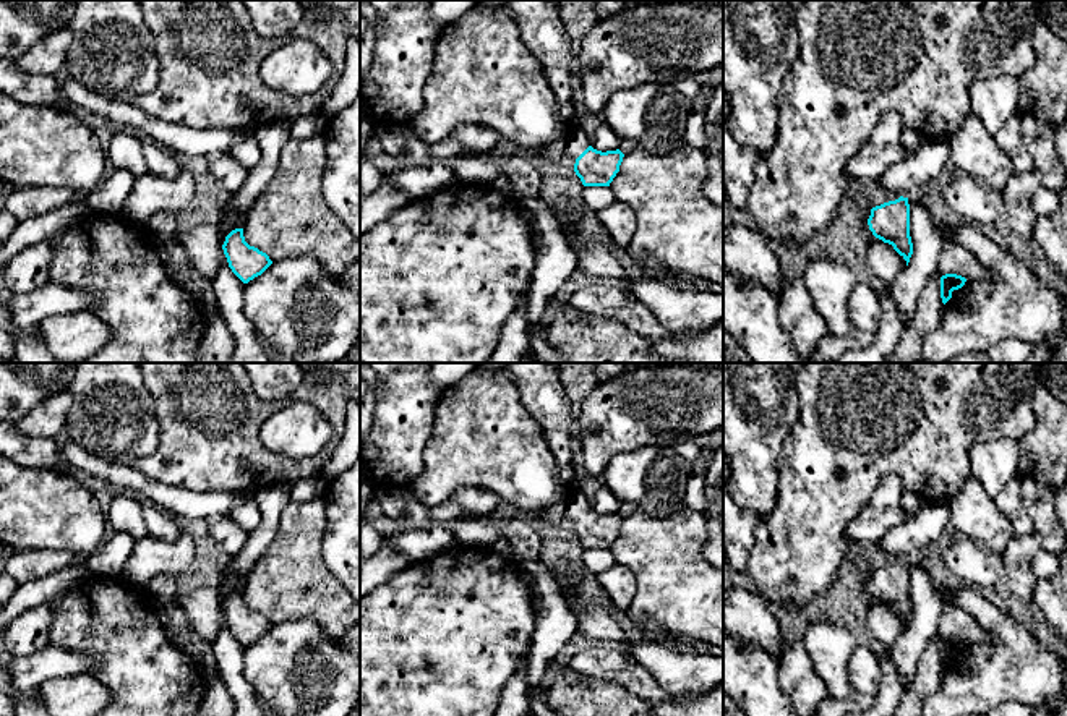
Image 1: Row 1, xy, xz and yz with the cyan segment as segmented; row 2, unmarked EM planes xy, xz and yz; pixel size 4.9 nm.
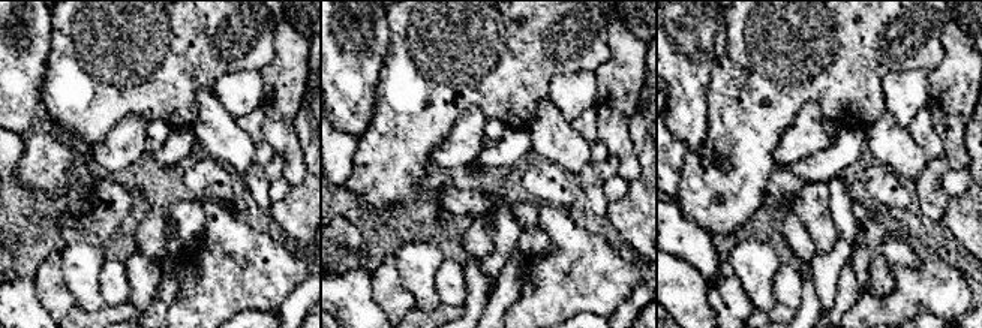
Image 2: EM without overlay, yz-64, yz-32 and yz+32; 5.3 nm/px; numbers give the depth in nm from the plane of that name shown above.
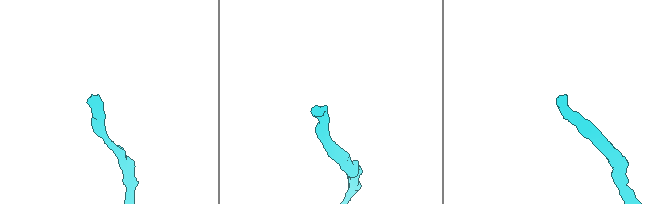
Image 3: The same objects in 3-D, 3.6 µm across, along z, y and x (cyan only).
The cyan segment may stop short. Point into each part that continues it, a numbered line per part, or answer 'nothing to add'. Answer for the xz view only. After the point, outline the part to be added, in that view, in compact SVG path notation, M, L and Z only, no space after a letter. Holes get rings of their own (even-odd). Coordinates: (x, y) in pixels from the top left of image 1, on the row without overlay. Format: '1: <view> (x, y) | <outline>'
1: xz (540, 386) | M503 363L516 382L521 402L540 424L563 476L563 496L551 507L538 512L542 522L556 528L564 520L577 522L589 509L577 479L572 476L572 403L568 398L563 376L550 363Z

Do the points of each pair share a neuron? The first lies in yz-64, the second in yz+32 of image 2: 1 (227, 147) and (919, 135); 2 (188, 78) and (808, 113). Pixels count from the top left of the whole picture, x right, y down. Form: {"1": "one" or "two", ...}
{"1": "two", "2": "two"}

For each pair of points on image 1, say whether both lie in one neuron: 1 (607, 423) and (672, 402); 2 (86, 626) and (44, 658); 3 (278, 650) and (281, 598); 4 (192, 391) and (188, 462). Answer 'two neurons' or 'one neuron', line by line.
1: one neuron
2: two neurons
3: two neurons
4: one neuron

